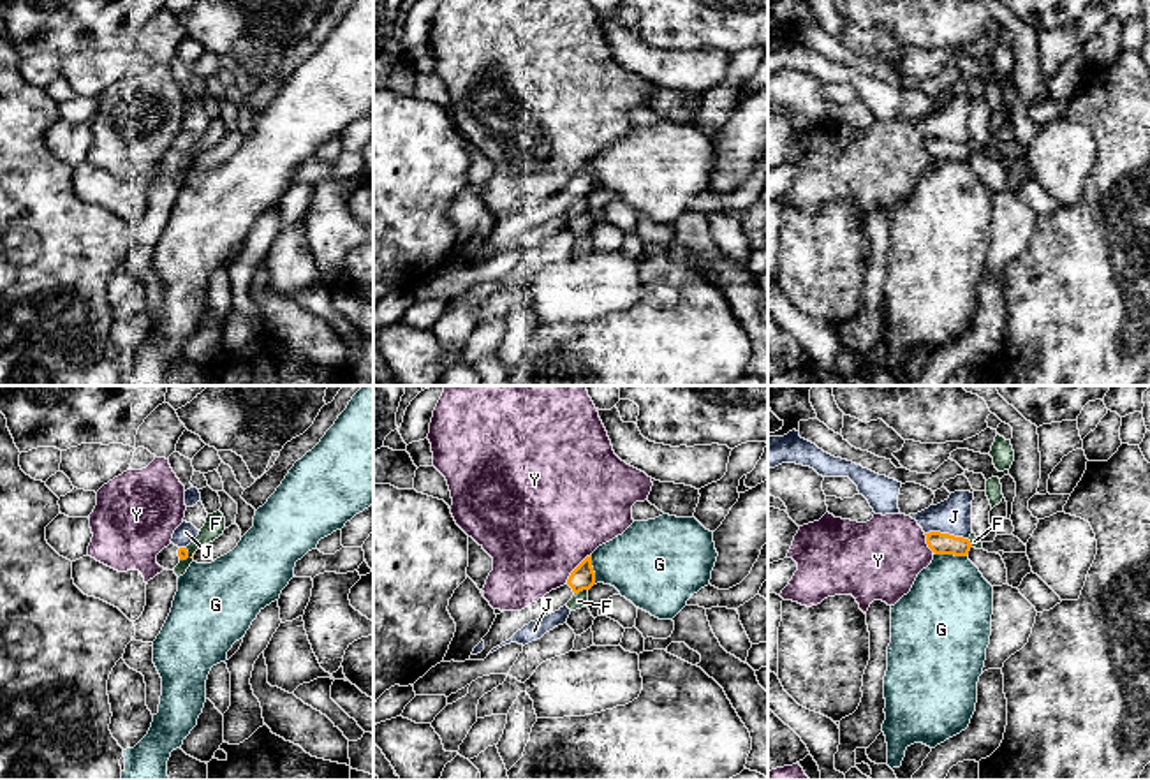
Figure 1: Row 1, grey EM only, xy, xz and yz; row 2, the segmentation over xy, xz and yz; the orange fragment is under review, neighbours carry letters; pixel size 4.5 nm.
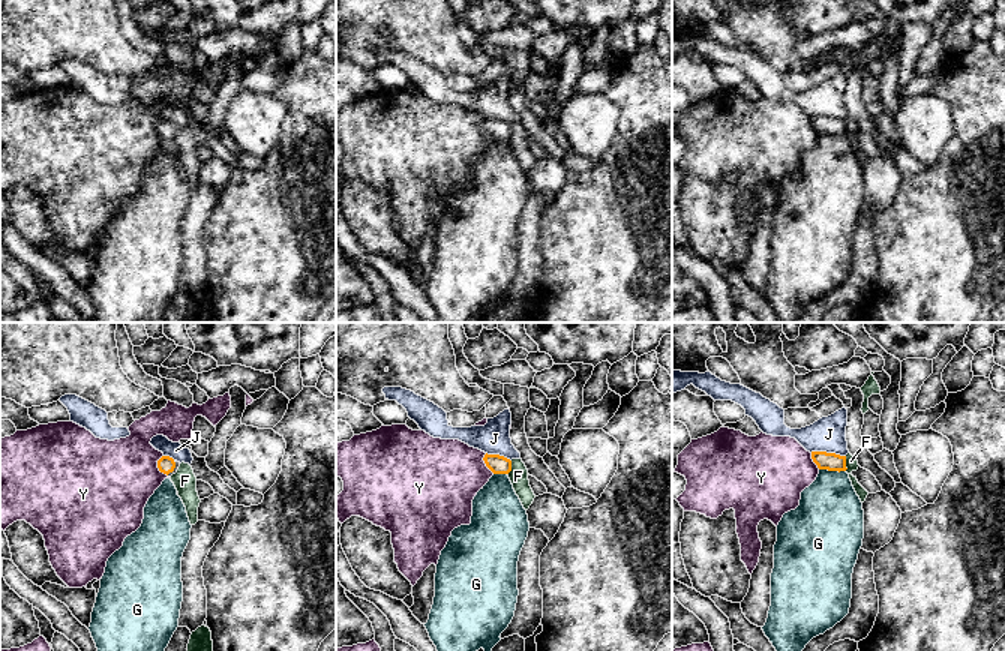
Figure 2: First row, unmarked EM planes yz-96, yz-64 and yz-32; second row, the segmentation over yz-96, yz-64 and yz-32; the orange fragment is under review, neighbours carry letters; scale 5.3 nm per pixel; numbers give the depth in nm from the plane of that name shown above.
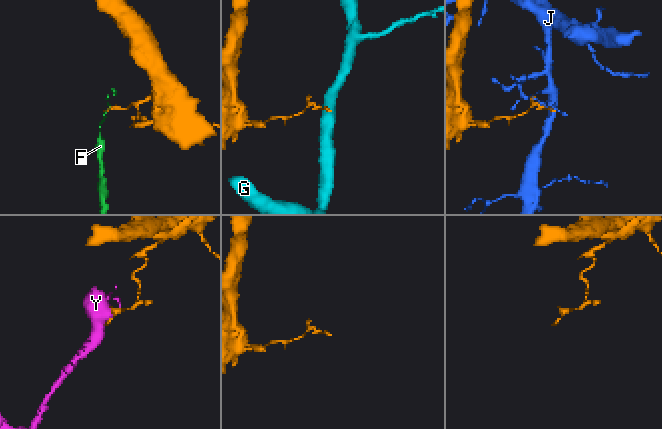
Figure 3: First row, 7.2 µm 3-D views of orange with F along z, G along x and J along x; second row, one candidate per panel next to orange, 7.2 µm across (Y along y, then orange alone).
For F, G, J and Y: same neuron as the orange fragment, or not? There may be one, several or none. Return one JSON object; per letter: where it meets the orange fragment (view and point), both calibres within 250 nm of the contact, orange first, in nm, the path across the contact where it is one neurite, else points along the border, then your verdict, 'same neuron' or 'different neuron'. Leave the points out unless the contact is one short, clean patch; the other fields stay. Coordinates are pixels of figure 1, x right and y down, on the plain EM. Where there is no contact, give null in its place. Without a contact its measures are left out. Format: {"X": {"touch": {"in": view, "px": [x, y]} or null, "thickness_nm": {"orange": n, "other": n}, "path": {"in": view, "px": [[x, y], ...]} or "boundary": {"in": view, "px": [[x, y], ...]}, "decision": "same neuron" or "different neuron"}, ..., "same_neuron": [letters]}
{"F": {"touch": {"in": "xz", "px": [580, 196]}, "thickness_nm": {"orange": 110, "other": 70}, "boundary": {"in": "xz", "px": [[587, 194], [574, 199]]}, "decision": "different neuron"}, "G": {"touch": {"in": "yz", "px": [950, 159]}, "thickness_nm": {"orange": 100, "other": 400}, "boundary": {"in": "yz", "px": [[934, 157], [965, 162]]}, "decision": "different neuron"}, "J": {"touch": {"in": "yz", "px": [946, 139]}, "thickness_nm": {"orange": 100, "other": 170}, "decision": "different neuron"}, "Y": {"touch": {"in": "xz", "px": [576, 173]}, "thickness_nm": {"orange": 110, "other": 500}, "decision": "different neuron"}, "same_neuron": []}

